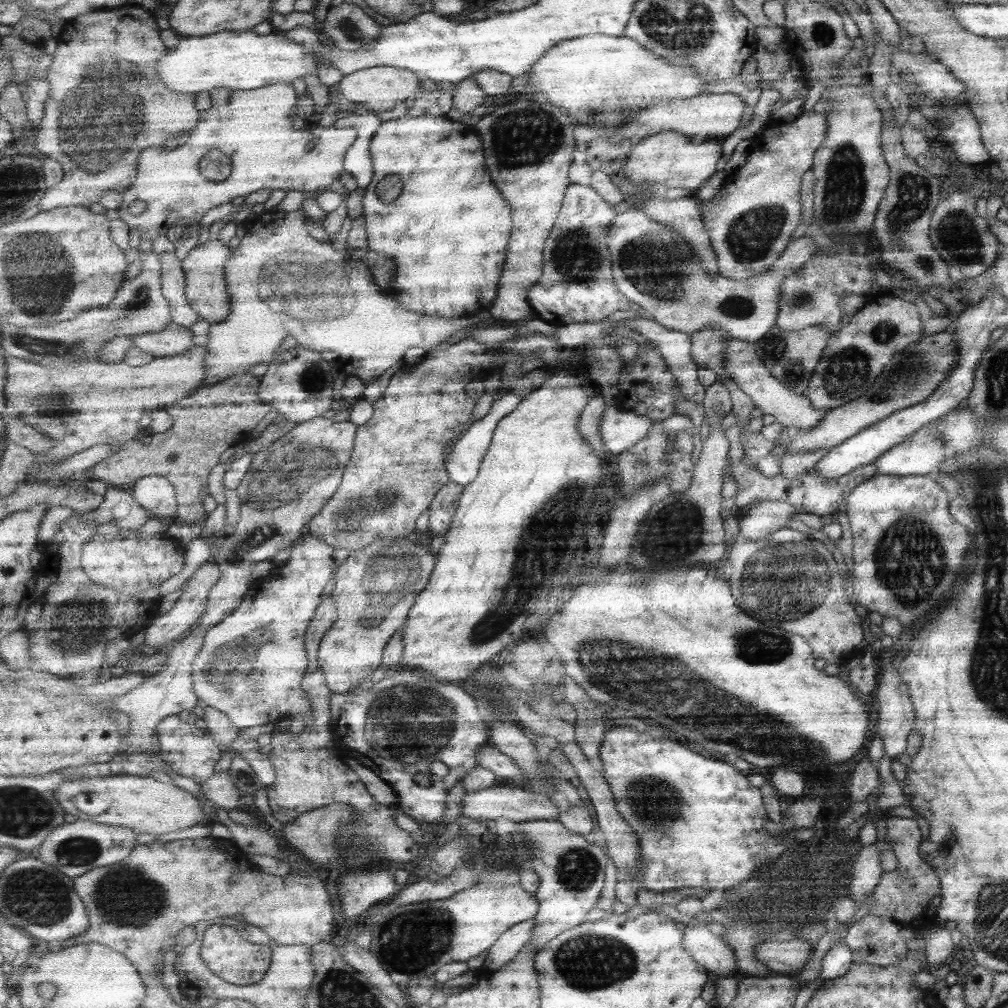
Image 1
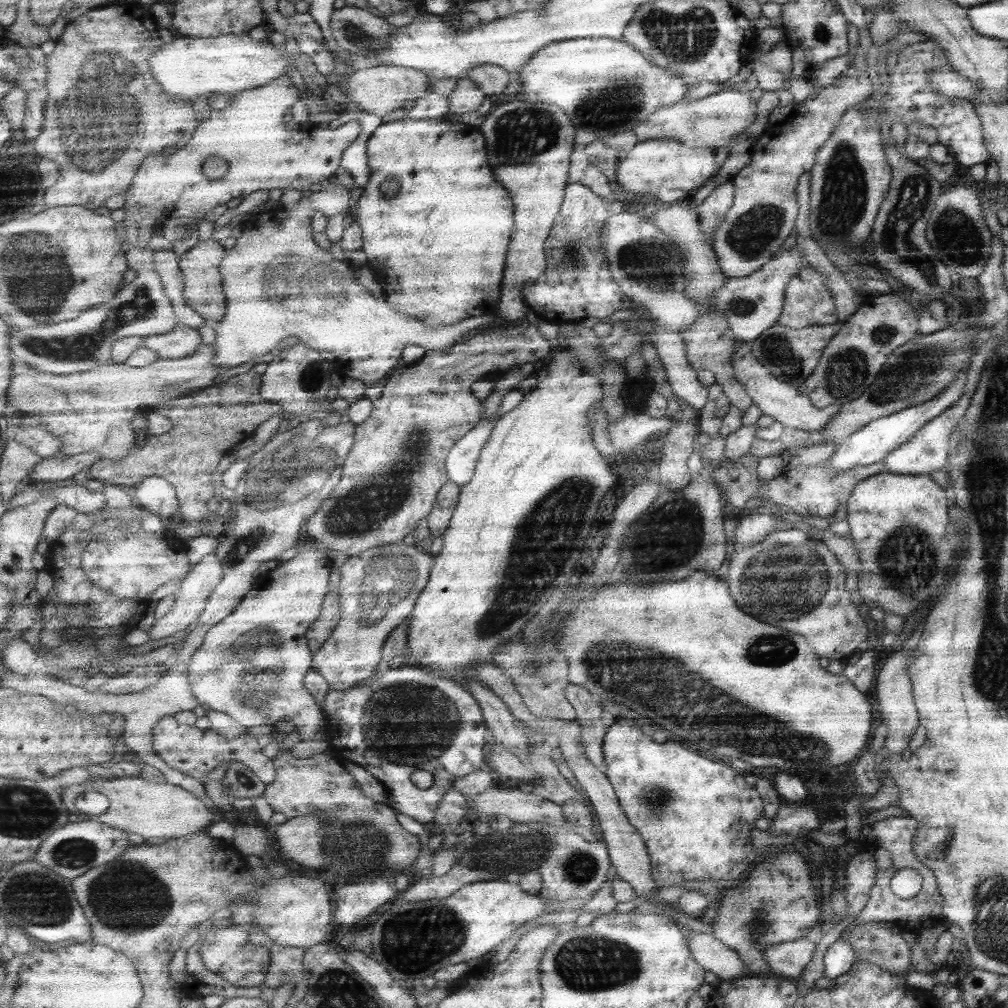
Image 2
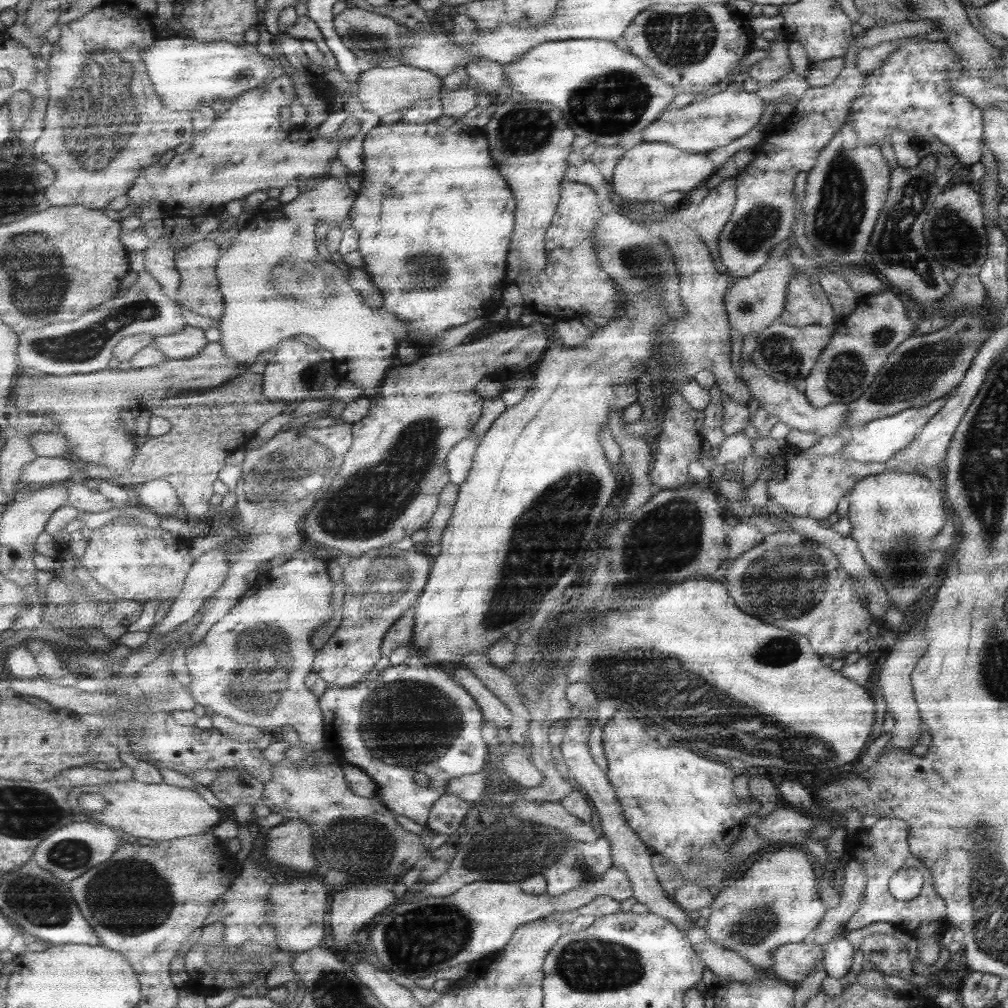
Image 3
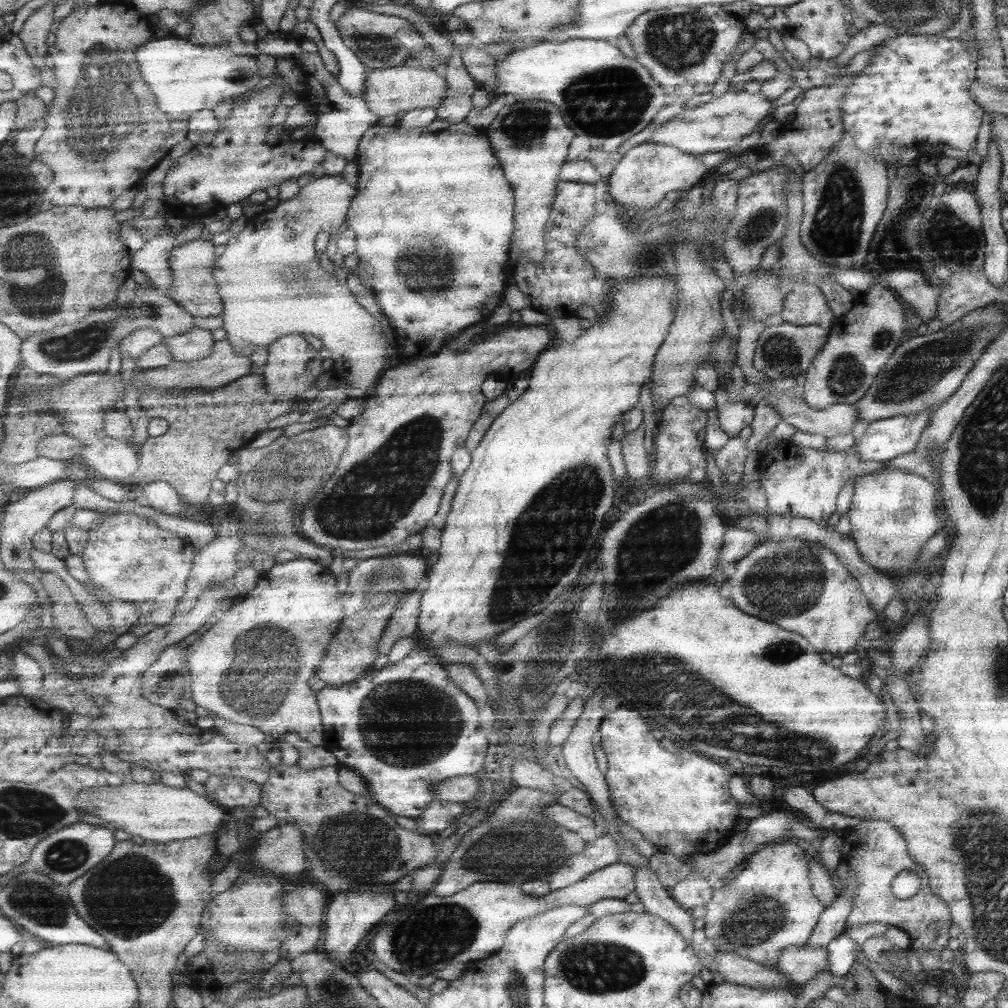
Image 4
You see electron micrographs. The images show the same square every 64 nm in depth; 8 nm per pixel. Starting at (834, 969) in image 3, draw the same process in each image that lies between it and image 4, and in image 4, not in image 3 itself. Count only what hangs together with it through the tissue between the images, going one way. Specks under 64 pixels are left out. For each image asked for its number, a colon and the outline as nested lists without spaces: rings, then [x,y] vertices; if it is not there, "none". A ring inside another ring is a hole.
4: [[[847,934],[831,940],[825,946],[825,950],[827,950],[827,972],[831,972],[835,978],[845,978],[855,960],[865,962],[861,948],[857,948]]]

